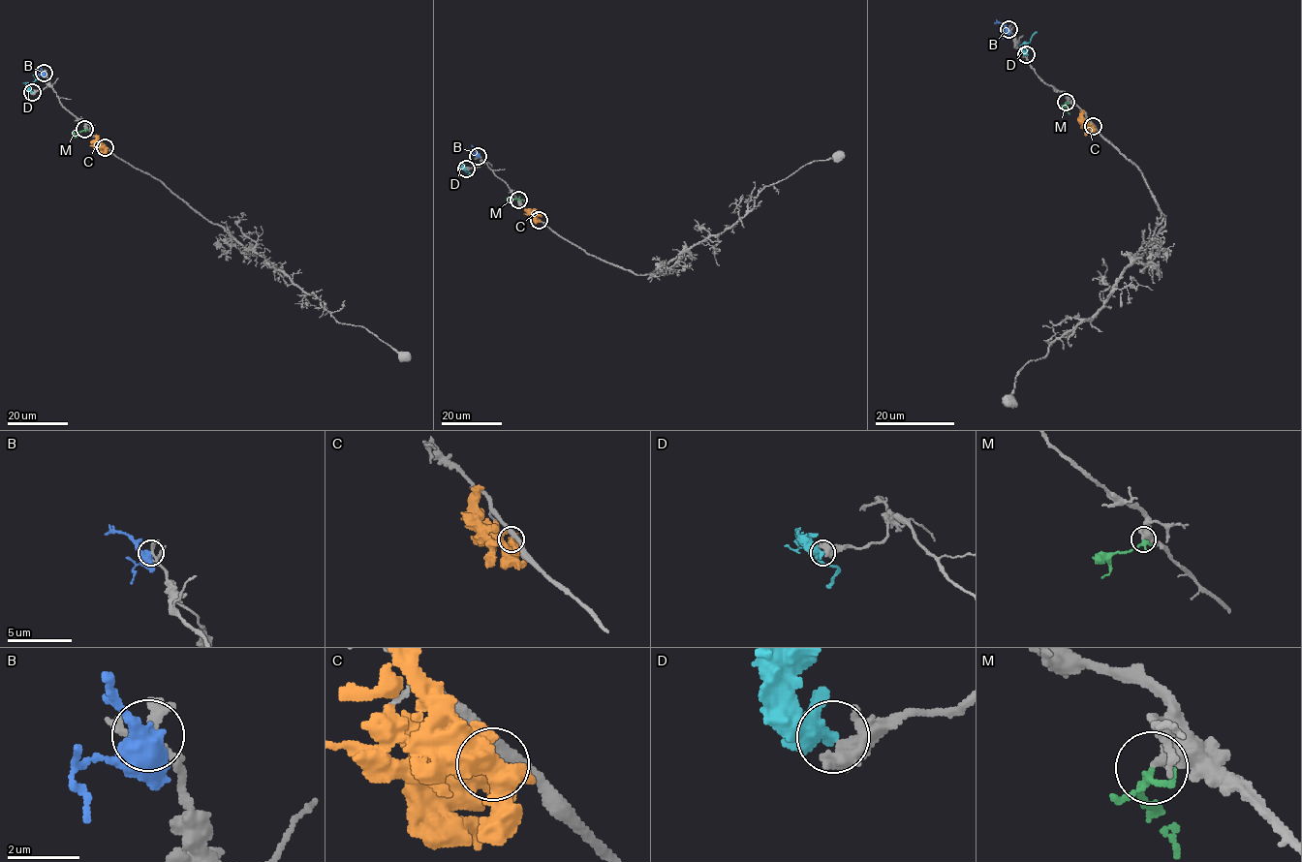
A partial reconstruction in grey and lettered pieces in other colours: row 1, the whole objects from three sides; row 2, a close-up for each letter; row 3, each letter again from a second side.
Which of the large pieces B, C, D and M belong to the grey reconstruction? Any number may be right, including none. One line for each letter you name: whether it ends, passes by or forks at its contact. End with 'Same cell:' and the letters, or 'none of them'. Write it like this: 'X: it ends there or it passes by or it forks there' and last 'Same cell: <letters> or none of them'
M: it forks there
Same cell: M

